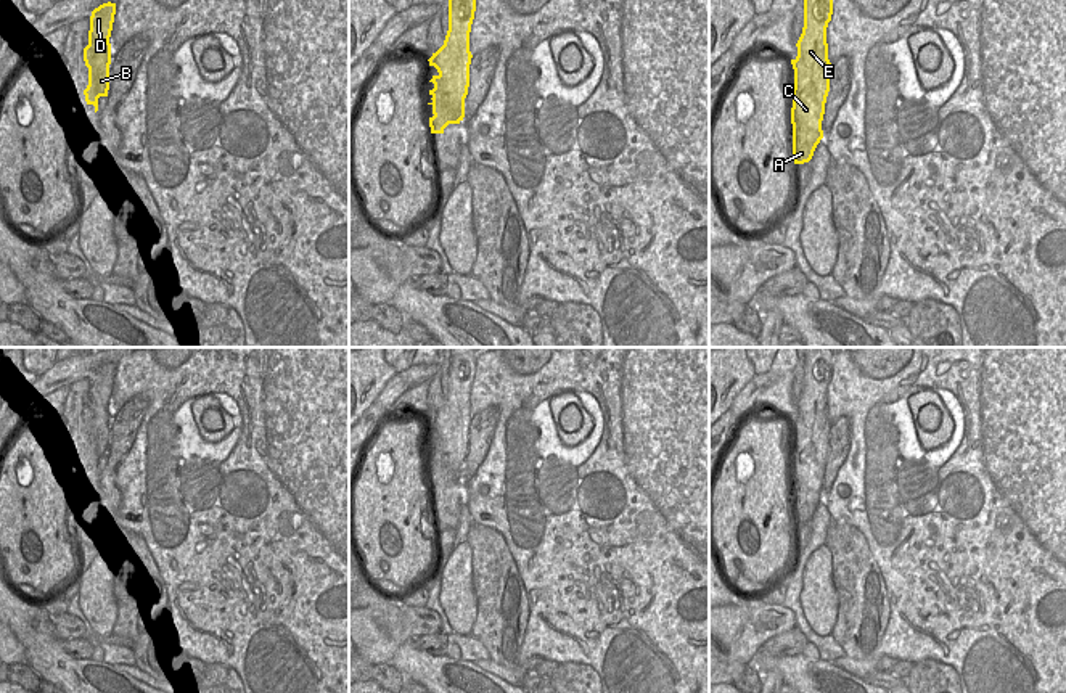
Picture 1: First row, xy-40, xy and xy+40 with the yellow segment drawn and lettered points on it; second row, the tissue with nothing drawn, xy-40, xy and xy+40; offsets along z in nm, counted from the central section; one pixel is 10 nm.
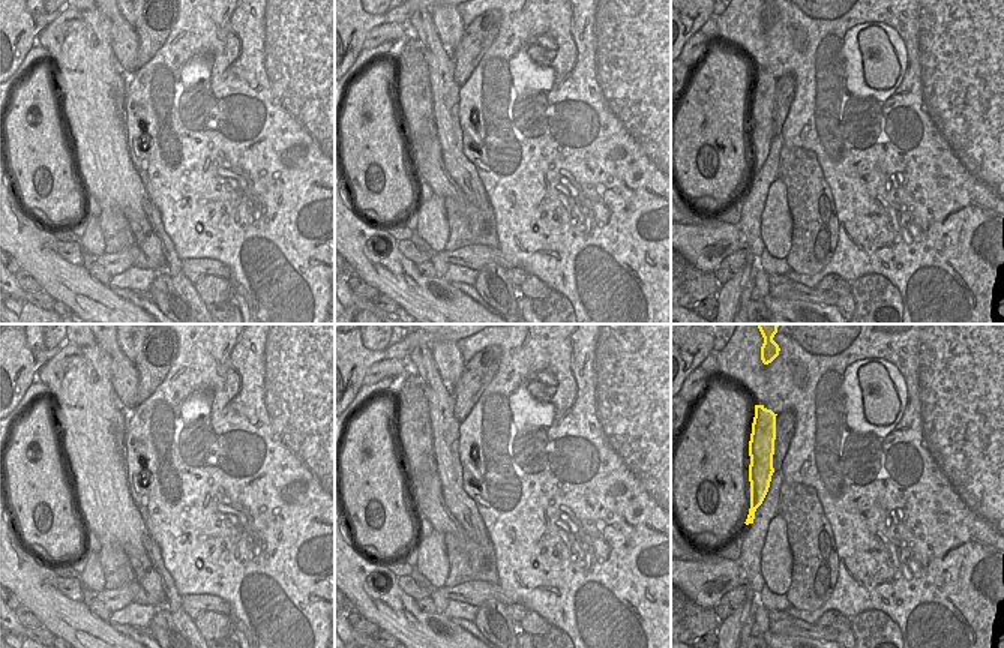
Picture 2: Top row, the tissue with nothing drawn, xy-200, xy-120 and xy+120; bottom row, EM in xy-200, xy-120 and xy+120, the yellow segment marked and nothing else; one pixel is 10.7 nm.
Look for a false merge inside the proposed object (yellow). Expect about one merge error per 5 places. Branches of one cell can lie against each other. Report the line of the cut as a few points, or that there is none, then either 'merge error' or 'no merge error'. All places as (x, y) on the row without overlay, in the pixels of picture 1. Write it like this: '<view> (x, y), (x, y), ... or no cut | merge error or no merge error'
xy (446, 438), (441, 444), (442, 470), (450, 483) | merge error

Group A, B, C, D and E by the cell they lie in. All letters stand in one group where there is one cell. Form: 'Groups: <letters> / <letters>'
Groups: A B D E / C

